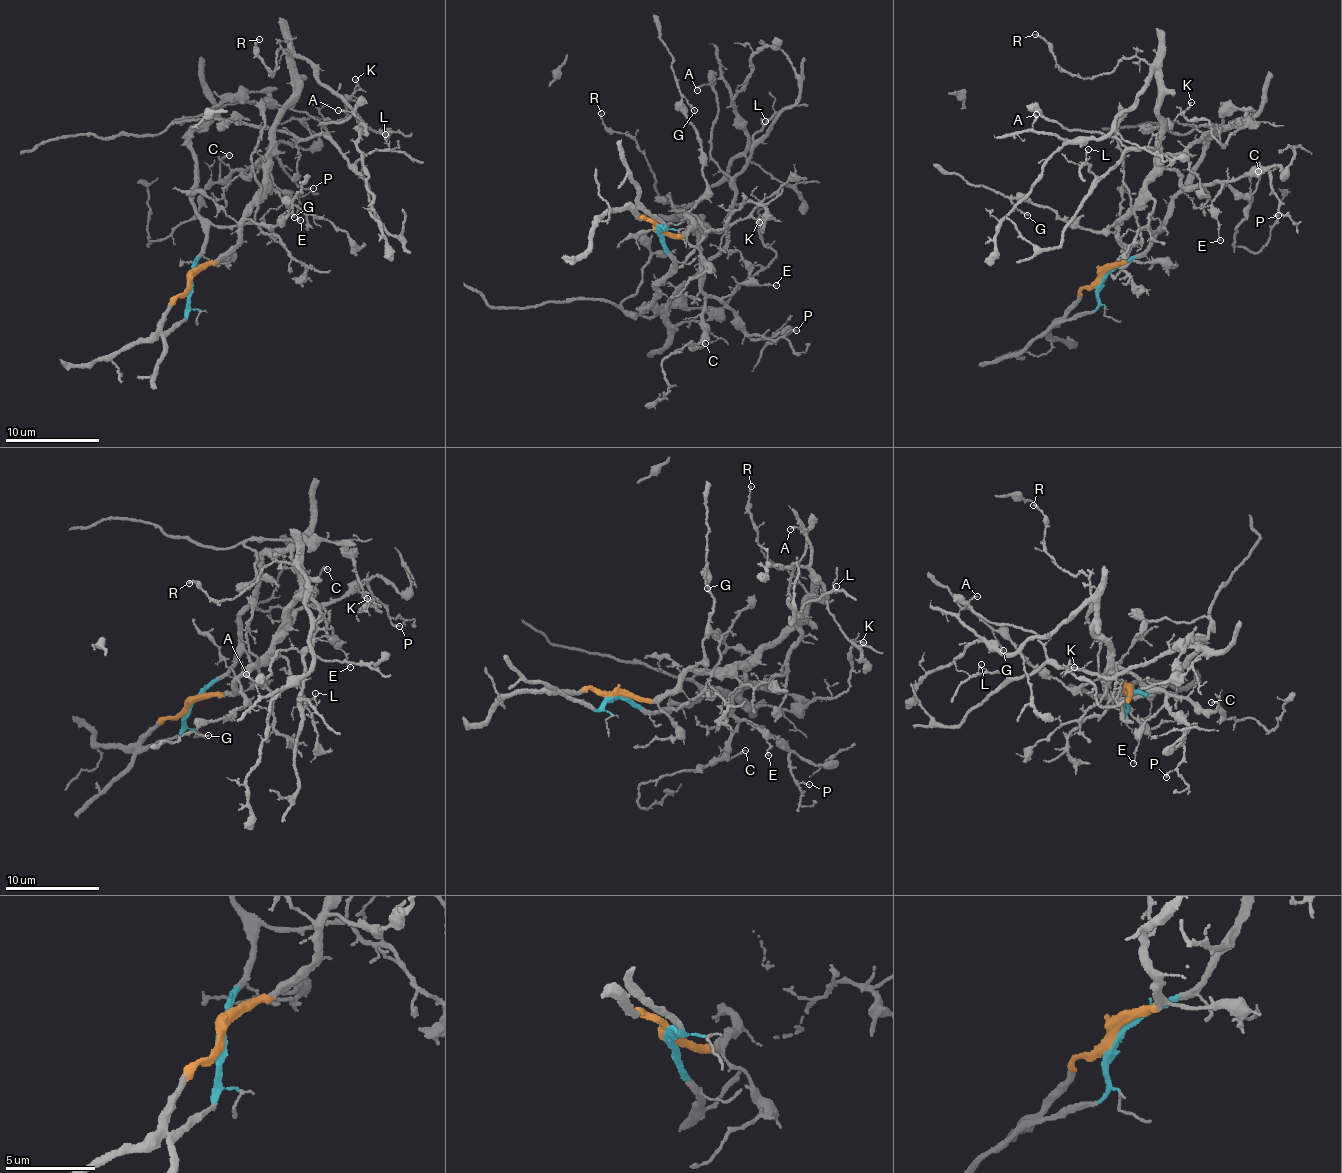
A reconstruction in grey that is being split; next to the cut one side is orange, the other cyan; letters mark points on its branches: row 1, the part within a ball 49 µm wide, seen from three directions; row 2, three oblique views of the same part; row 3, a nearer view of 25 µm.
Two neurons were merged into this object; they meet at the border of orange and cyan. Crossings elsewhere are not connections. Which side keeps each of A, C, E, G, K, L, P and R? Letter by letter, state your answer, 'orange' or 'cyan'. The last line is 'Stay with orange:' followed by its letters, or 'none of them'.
A: orange
C: orange
E: orange
G: orange
K: cyan
L: cyan
P: orange
R: orange
Stay with orange: A, C, E, G, P, R

